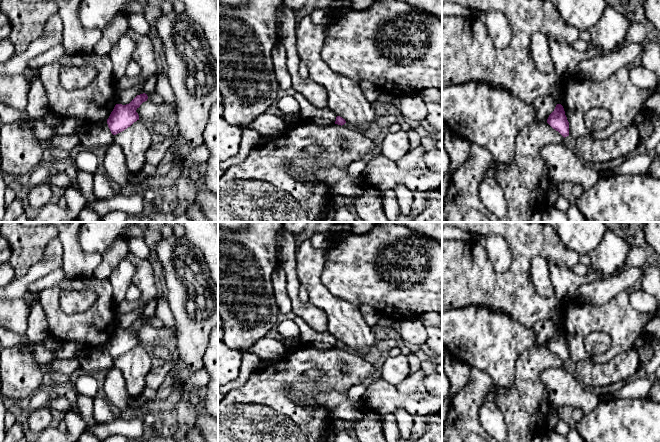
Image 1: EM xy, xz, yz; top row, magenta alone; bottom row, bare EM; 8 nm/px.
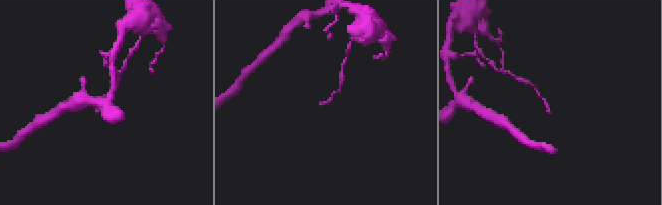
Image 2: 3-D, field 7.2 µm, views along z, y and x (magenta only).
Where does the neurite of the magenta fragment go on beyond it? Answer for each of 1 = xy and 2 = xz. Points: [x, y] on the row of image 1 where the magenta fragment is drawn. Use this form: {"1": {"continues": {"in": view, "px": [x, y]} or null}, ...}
{"1": {"continues": null}, "2": {"continues": null}}

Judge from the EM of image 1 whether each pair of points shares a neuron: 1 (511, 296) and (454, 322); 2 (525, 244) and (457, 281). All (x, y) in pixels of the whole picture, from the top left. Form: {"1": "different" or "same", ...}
{"1": "different", "2": "same"}

